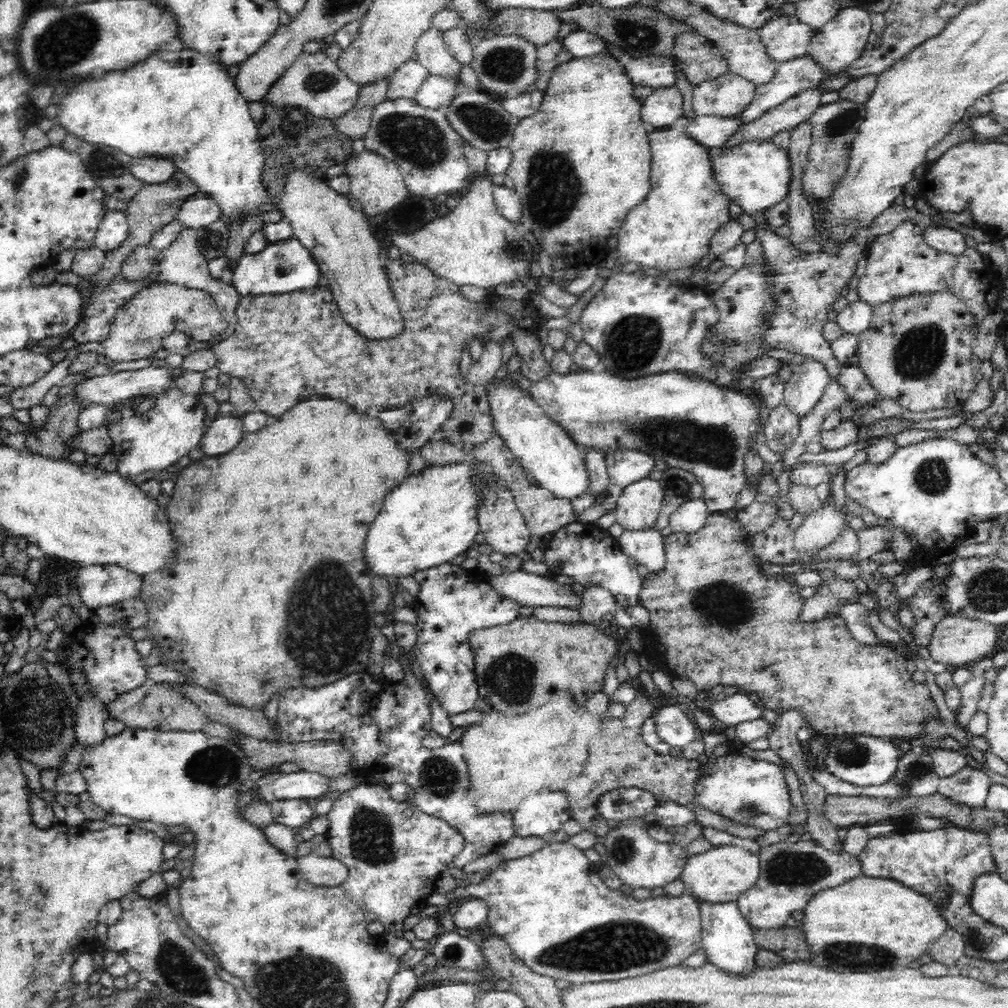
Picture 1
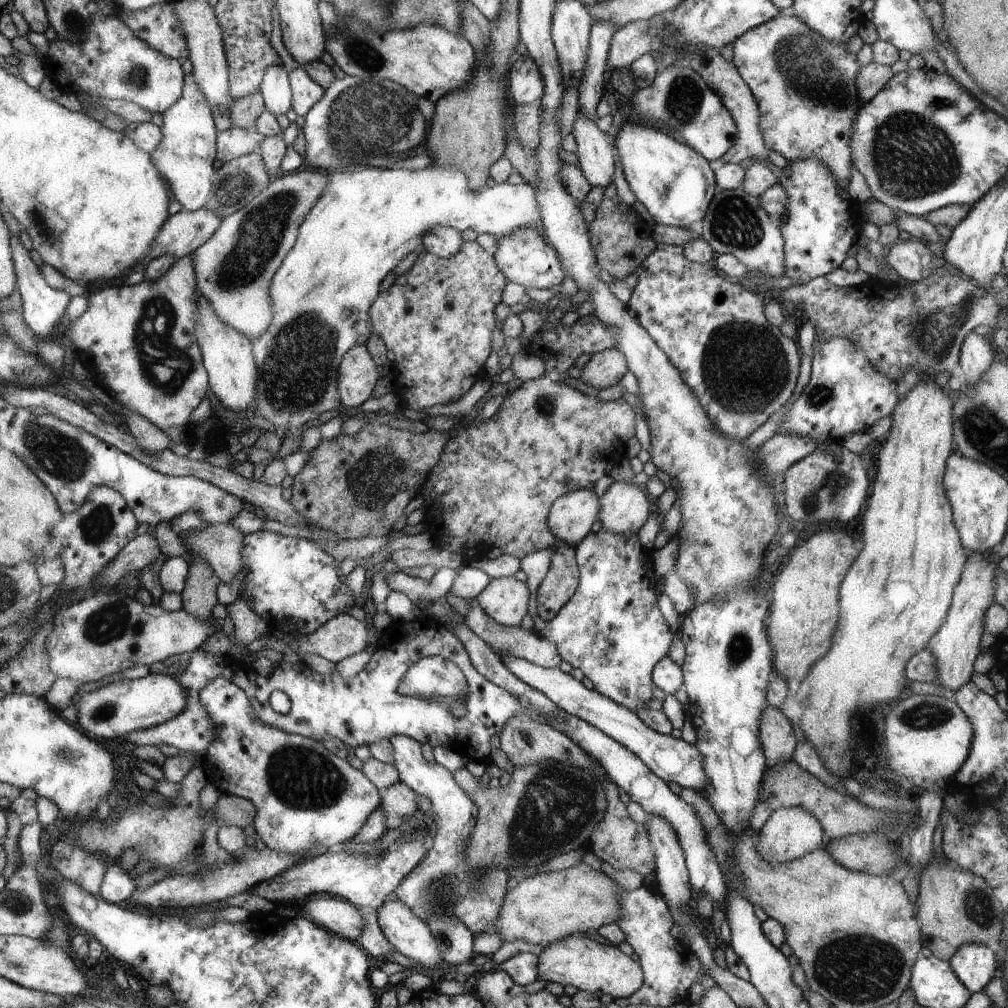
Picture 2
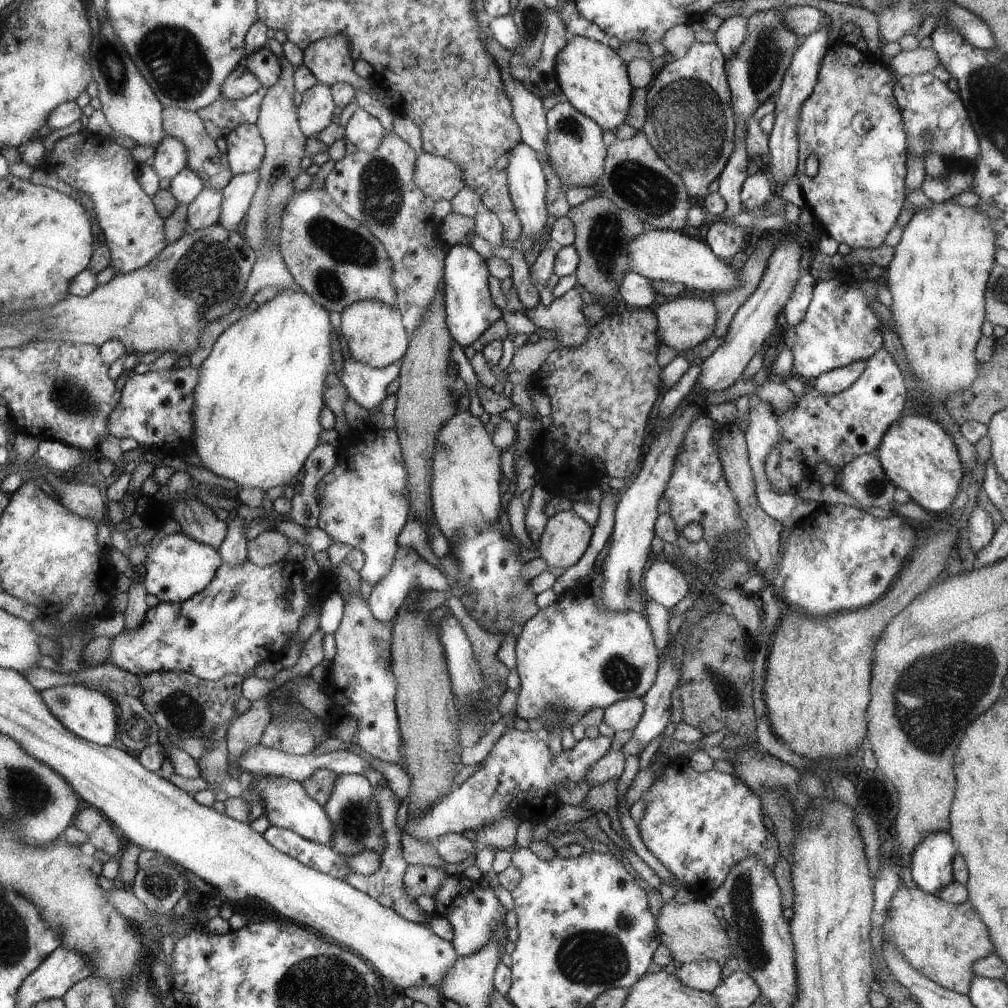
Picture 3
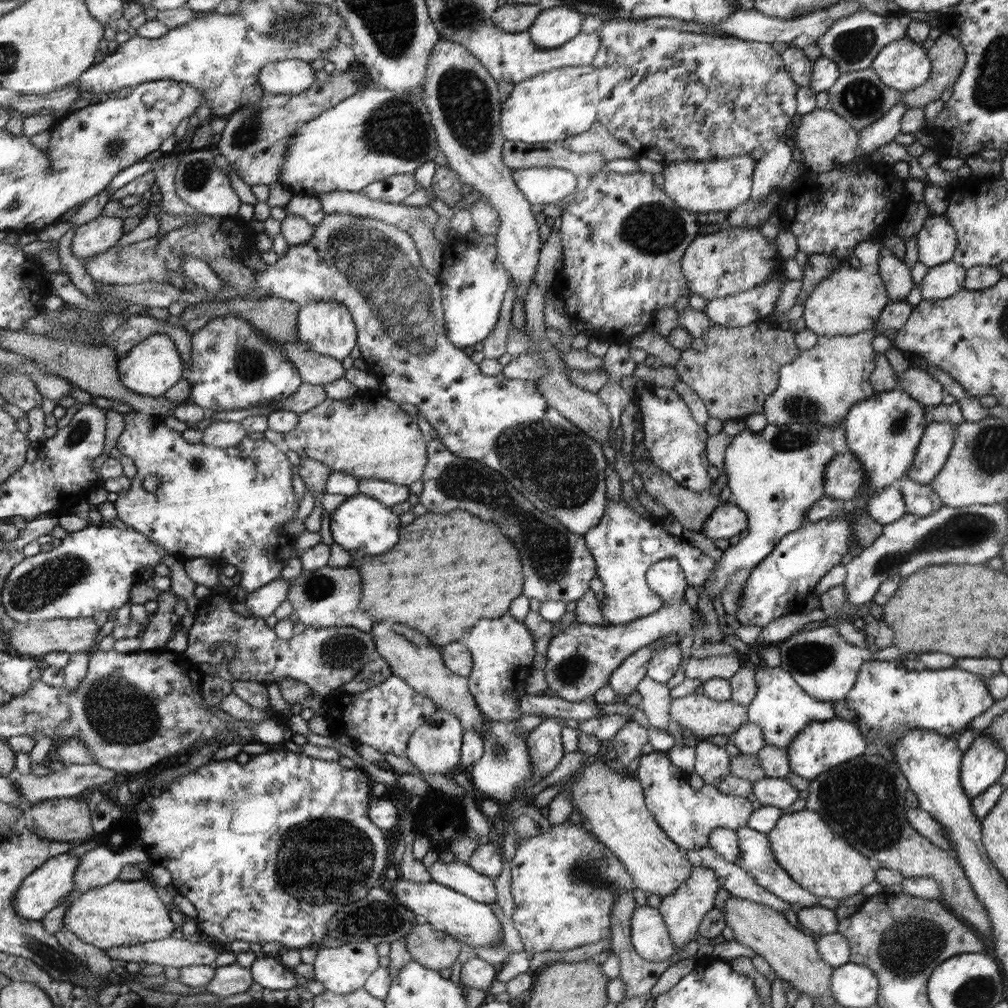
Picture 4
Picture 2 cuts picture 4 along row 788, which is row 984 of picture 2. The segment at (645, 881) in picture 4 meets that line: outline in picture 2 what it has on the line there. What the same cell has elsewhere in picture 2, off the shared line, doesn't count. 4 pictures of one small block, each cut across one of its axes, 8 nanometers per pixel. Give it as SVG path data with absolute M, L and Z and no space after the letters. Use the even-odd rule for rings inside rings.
M574 934L548 944L538 956L538 981L571 985L578 991L587 991L600 997L609 994L613 999L633 996L644 983L640 962L633 955L624 954L622 947L600 944L590 936Z

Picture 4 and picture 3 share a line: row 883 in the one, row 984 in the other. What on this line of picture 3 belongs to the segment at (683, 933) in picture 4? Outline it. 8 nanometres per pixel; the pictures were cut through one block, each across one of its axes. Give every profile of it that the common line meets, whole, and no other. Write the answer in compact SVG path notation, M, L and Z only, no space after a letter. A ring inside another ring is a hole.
M703 960L679 964L675 975L682 984L686 985L686 988L711 993L721 983L722 968L718 962Z

